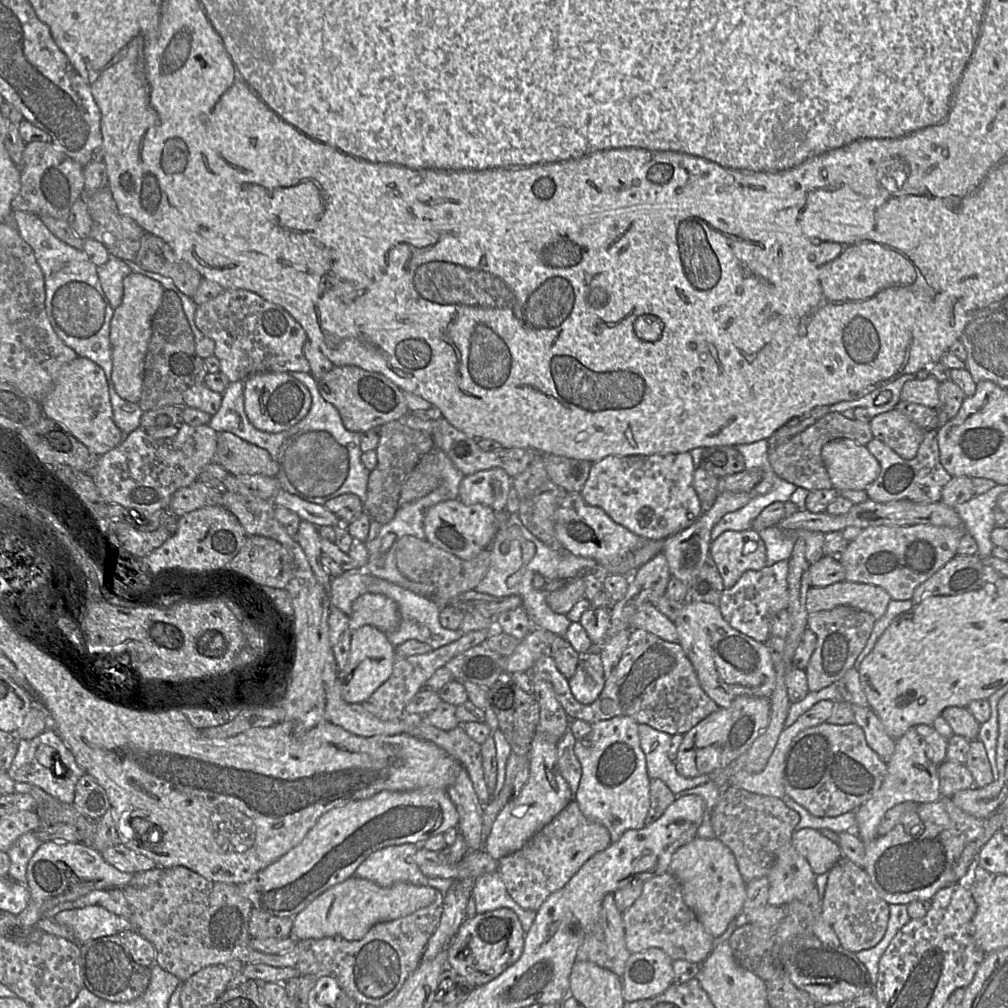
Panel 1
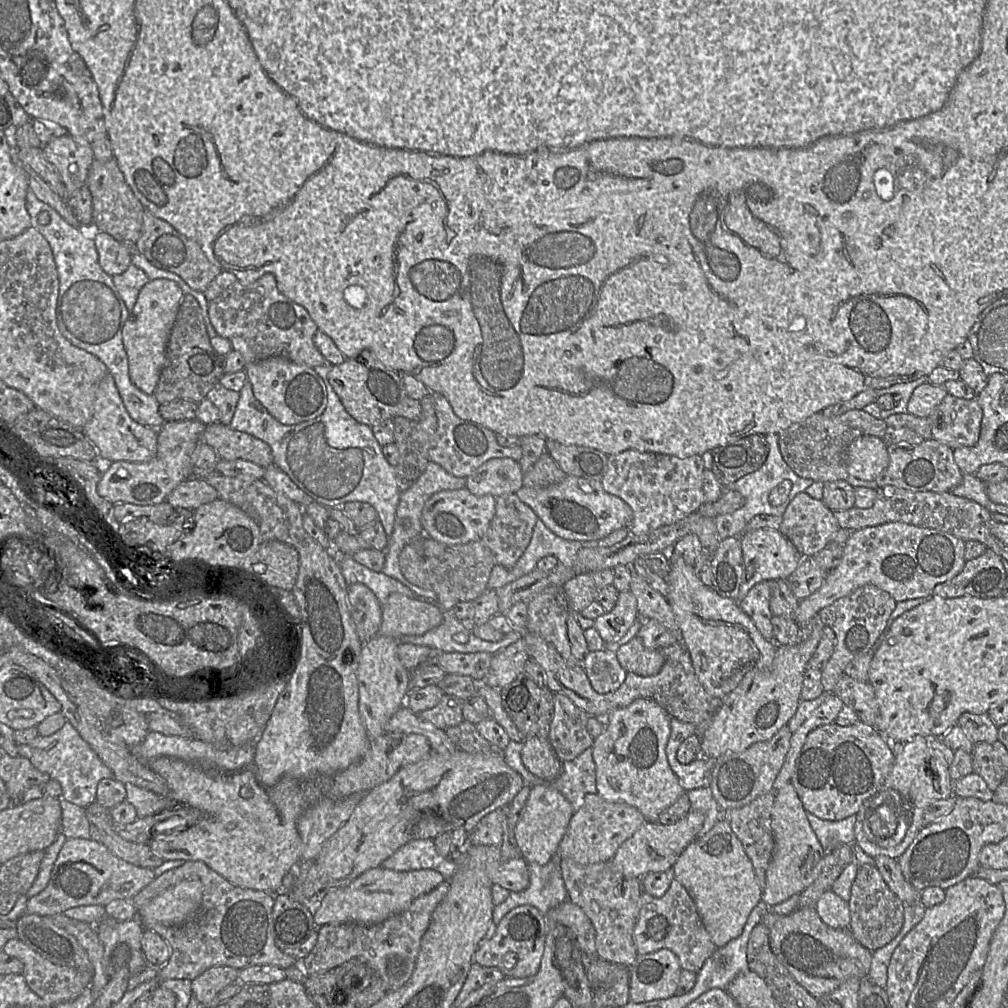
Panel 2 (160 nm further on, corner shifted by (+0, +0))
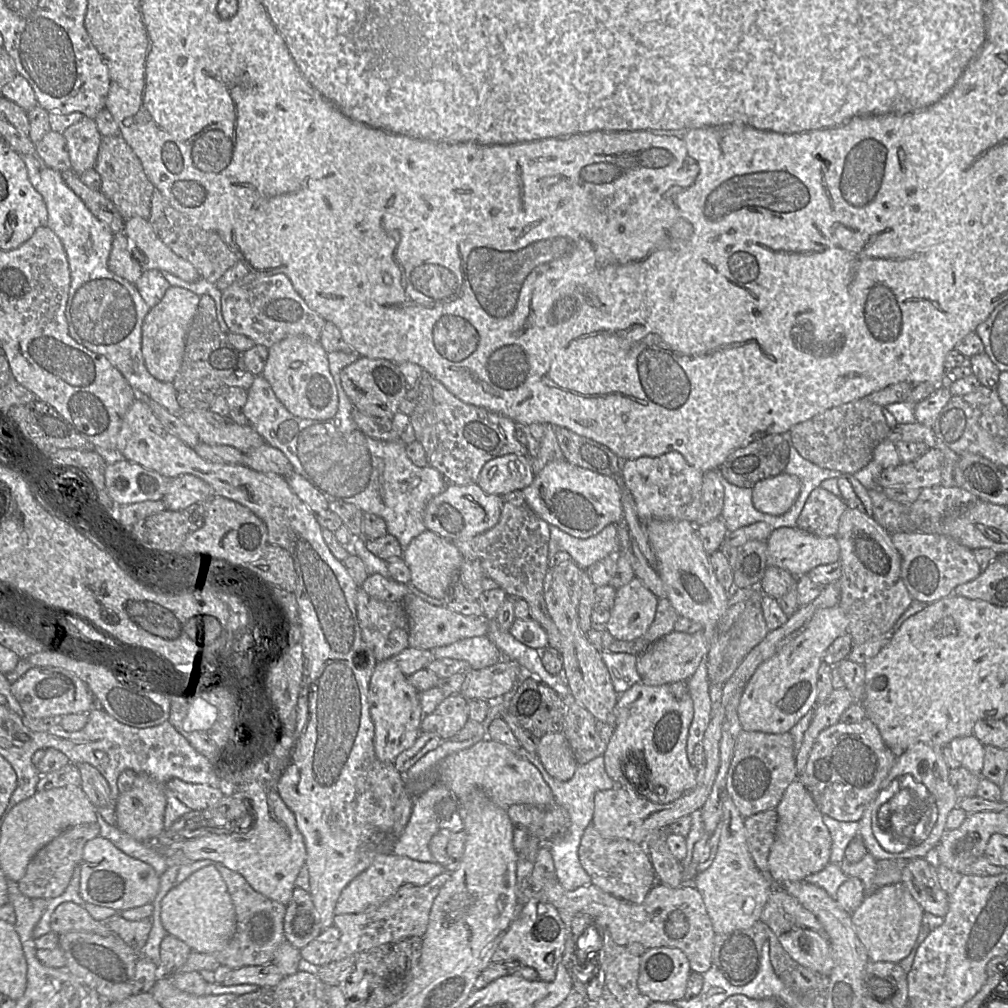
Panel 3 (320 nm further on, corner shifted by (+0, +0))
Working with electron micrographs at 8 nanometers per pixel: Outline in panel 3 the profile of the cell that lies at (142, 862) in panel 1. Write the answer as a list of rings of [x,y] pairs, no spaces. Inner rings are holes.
[[[88,763],[76,764],[81,774],[81,788],[96,807],[114,807],[115,801],[111,798],[110,788],[104,776]]]

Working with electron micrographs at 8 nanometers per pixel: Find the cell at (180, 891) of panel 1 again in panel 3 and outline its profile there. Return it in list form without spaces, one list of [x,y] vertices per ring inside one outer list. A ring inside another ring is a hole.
[[[218,864],[216,868],[227,885],[235,907],[236,931],[222,950],[209,953],[192,950],[186,962],[178,971],[170,973],[167,976],[172,977],[179,973],[198,971],[209,982],[213,982],[212,972],[223,965],[236,969],[242,966],[259,966],[272,963],[278,947],[285,941],[283,921],[286,913],[286,905],[254,890],[241,874],[222,864]]]

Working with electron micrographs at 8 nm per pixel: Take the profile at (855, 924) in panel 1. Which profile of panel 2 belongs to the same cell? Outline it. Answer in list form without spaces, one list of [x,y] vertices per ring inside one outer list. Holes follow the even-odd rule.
[[[859,865],[848,904],[849,931],[860,945],[872,952],[891,942],[903,926],[905,904],[889,889],[874,865]]]

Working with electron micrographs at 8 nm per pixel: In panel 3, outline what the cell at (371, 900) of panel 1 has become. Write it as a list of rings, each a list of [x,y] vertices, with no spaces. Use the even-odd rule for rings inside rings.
[[[393,853],[379,854],[366,870],[355,877],[342,890],[334,913],[335,915],[343,915],[364,912],[368,908],[377,907],[387,901],[401,886],[405,884],[426,885],[444,871],[446,871],[445,868],[436,862],[421,862]]]

